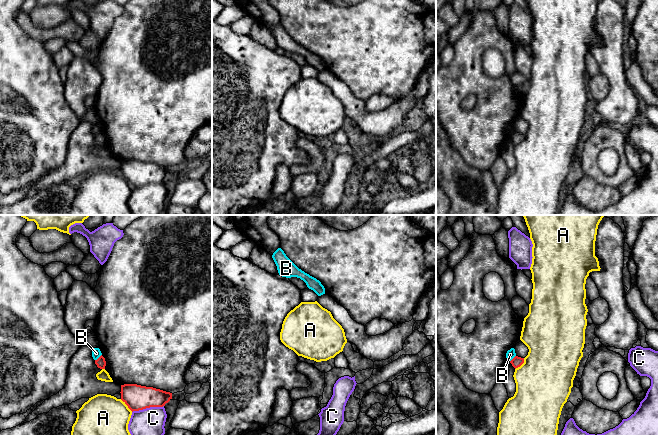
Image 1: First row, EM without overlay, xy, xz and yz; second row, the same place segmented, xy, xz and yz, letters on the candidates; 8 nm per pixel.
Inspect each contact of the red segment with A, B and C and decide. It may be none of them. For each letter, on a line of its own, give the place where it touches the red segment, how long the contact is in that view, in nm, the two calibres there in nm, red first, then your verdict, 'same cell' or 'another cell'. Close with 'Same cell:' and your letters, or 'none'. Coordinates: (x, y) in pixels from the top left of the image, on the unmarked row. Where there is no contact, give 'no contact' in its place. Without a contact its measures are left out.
A: xy (126, 180) | 140 nm | 200/420 nm | another cell
B: xy (99, 133) | 80 nm | 80/80 nm | another cell
C: xy (147, 183) | 260 nm | 200/280 nm | another cell
Same cell: none

